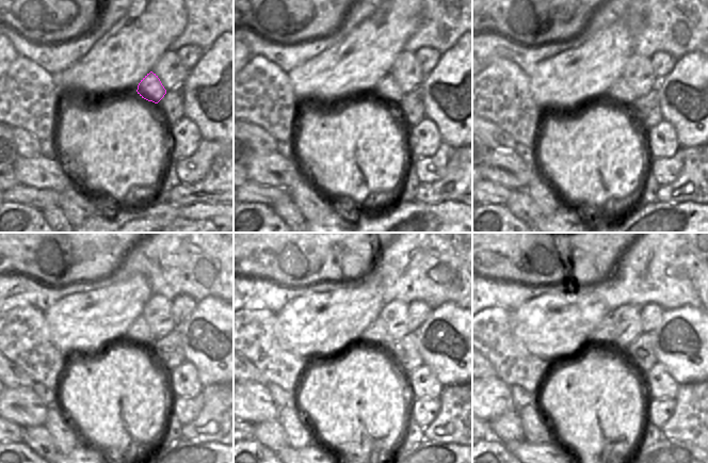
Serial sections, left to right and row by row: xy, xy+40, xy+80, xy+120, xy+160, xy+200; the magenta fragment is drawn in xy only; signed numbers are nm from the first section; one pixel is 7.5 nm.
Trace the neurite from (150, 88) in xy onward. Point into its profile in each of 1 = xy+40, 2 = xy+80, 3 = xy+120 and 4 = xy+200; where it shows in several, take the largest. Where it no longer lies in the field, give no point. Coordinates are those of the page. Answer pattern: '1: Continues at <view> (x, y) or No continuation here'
1: Continues at xy+40 (386, 91)
2: Continues at xy+80 (621, 92)
3: Continues at xy+120 (139, 333)
4: Continues at xy+200 (606, 332)

